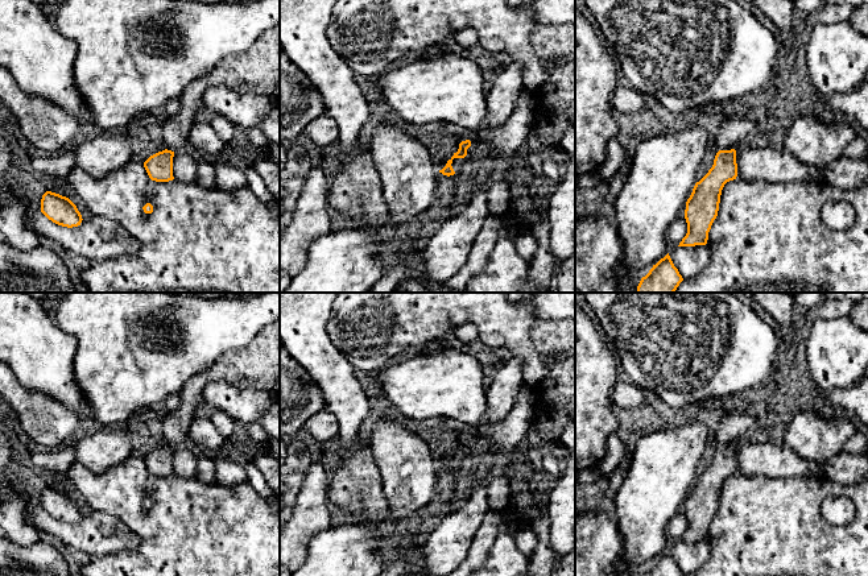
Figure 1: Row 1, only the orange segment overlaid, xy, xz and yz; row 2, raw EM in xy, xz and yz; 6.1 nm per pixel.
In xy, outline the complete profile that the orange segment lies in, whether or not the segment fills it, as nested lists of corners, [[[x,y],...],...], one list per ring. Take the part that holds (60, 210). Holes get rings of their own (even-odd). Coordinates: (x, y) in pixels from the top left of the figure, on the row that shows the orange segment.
[[[46,191],[41,199],[41,212],[53,223],[73,228],[82,223],[77,206],[66,196]]]

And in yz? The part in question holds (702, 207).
[[[739,116],[727,117],[718,129],[719,152],[708,173],[695,183],[686,202],[685,219],[687,233],[678,246],[706,245],[708,232],[718,216],[724,185],[737,177],[736,150],[739,142],[759,130],[755,120]]]

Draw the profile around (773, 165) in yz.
[[[747,148],[736,152],[737,179],[768,182],[826,182],[822,173],[799,162],[785,148]]]

